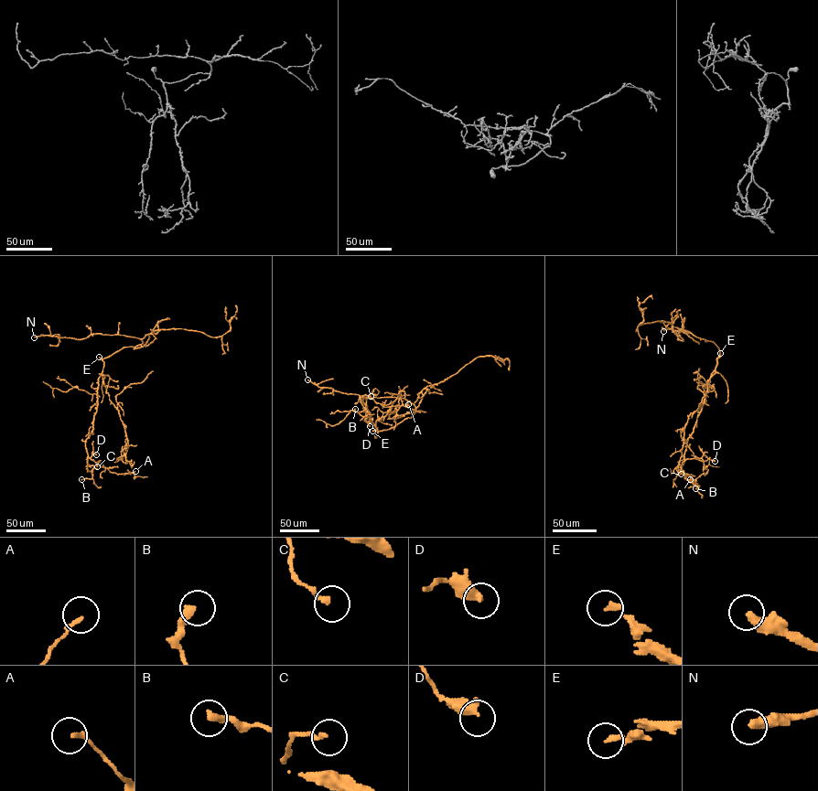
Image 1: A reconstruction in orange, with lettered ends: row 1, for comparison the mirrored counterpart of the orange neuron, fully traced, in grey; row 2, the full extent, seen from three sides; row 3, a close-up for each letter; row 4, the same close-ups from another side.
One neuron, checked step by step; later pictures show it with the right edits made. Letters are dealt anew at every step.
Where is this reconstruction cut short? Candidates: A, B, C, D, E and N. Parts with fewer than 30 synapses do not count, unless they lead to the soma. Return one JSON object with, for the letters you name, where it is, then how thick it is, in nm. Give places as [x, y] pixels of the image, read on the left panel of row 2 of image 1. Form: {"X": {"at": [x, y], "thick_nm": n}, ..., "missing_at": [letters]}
{"E": {"at": [99, 357], "thick_nm": 200}, "N": {"at": [34, 337], "thick_nm": 360}, "missing_at": ["E", "N"]}

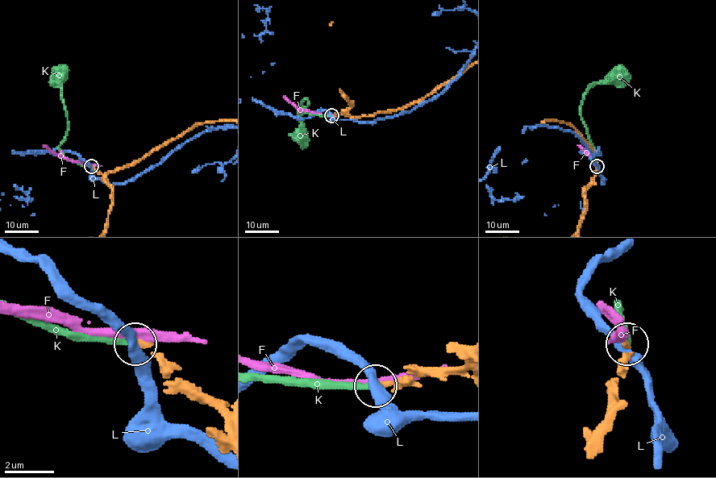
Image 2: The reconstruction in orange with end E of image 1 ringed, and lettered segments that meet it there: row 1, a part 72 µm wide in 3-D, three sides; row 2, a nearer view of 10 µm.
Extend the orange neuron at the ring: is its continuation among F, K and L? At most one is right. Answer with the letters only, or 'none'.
K

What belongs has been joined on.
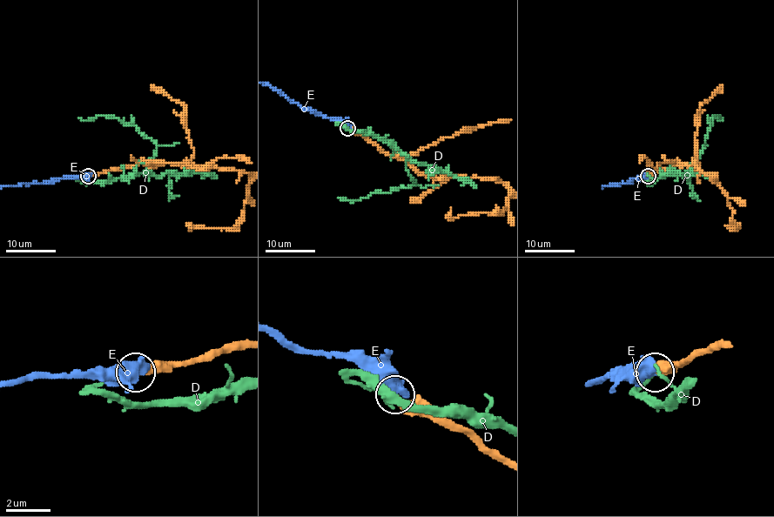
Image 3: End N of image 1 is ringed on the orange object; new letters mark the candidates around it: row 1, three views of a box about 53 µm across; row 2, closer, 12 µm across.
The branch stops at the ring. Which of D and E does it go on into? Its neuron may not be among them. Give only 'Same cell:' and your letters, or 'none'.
Same cell: E

